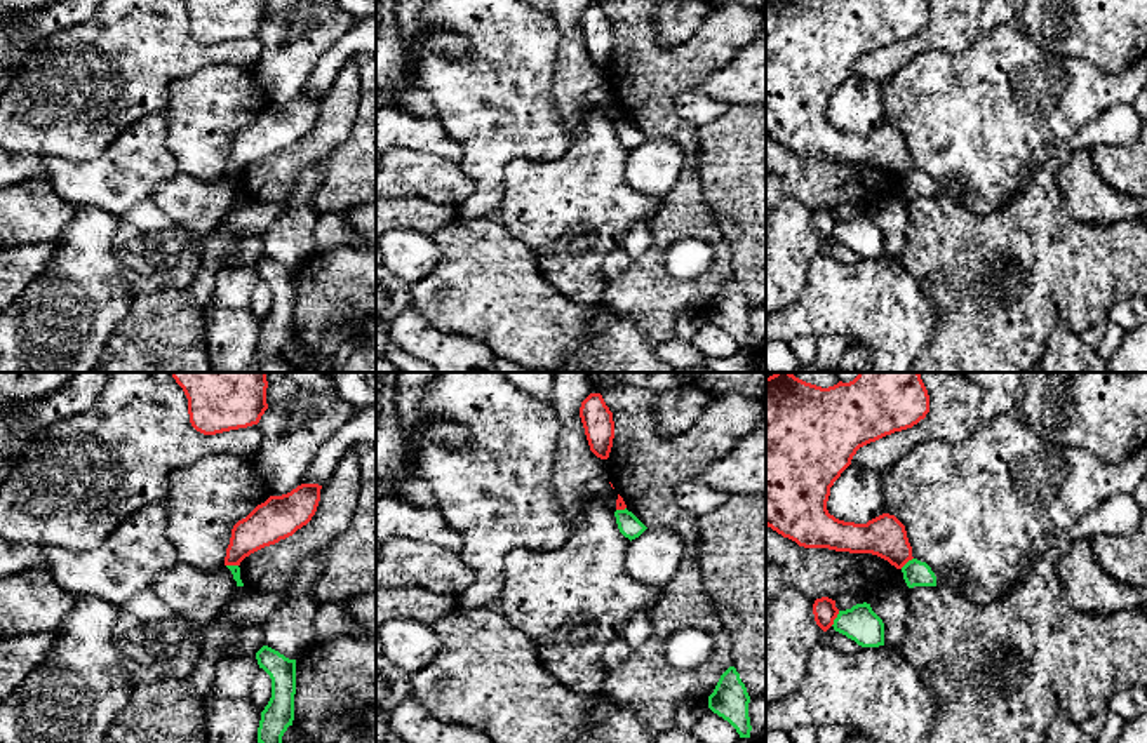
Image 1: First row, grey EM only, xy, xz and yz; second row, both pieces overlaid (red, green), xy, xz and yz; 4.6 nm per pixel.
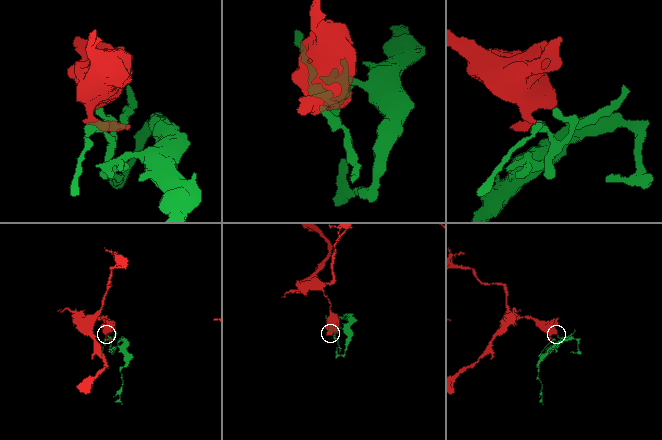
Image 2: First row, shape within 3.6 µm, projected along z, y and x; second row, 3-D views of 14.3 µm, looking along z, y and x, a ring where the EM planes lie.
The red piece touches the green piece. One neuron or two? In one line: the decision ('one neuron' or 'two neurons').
two neurons

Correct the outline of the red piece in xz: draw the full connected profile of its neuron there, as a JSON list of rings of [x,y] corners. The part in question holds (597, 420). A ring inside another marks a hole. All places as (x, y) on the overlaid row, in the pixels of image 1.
[[[590,393],[581,402],[580,418],[585,428],[590,451],[597,458],[607,459],[614,438],[614,421],[613,412],[606,405],[600,393]]]

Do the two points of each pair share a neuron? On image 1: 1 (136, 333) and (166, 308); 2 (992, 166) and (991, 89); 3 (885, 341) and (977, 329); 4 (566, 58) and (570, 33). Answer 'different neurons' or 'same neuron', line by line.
1: same neuron
2: same neuron
3: different neurons
4: same neuron

